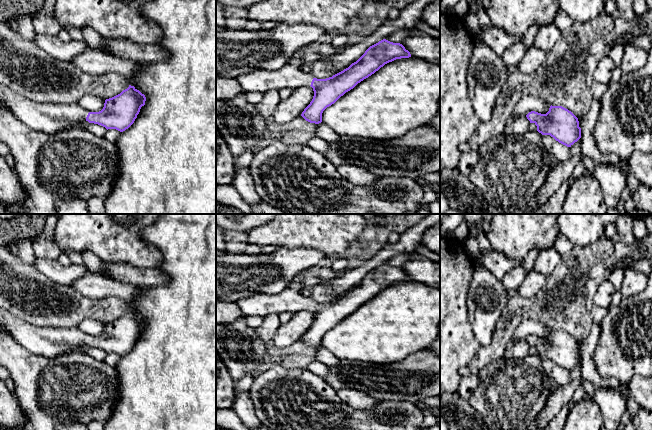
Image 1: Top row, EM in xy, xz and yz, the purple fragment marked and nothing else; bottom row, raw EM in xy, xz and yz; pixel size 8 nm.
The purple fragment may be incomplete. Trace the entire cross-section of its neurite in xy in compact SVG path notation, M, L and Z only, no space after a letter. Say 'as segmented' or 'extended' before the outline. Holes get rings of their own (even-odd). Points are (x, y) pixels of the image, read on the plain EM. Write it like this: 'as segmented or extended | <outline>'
extended | M0 308L0 324L27 351L54 358L73 351L76 346L88 345L120 356L128 353L137 342L146 321L134 310L106 323L99 336L89 336L78 327L38 327Z

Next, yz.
as segmented | M550 330L546 338L531 335L526 339L542 359L550 359L559 367L571 371L581 362L578 342L562 330Z

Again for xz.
extended | M386 263L370 270L365 277L348 292L326 303L314 302L291 285L276 295L256 293L237 301L244 316L266 317L269 314L311 310L314 320L301 340L310 347L322 346L323 335L334 328L358 307L396 283L409 282L411 278L400 267Z

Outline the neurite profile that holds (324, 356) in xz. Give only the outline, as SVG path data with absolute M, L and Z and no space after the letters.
M323 346L318 348L316 360L323 363L327 368L334 367L339 362L339 359Z

